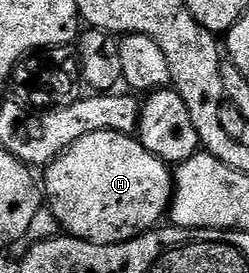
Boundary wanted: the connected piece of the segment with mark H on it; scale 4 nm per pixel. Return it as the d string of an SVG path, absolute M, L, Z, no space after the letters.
M113 130L90 132L69 150L61 152L53 162L49 162L43 174L42 190L47 205L60 222L61 231L83 242L103 246L129 242L140 234L157 229L165 221L172 205L174 174L169 163L154 156L131 134L119 134Z

